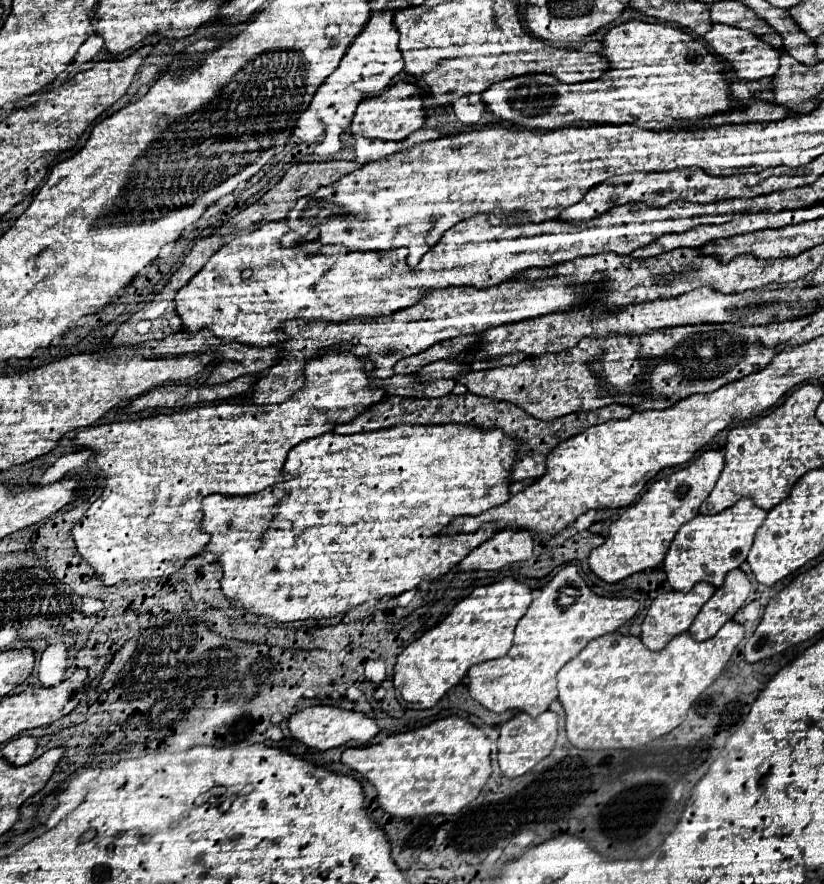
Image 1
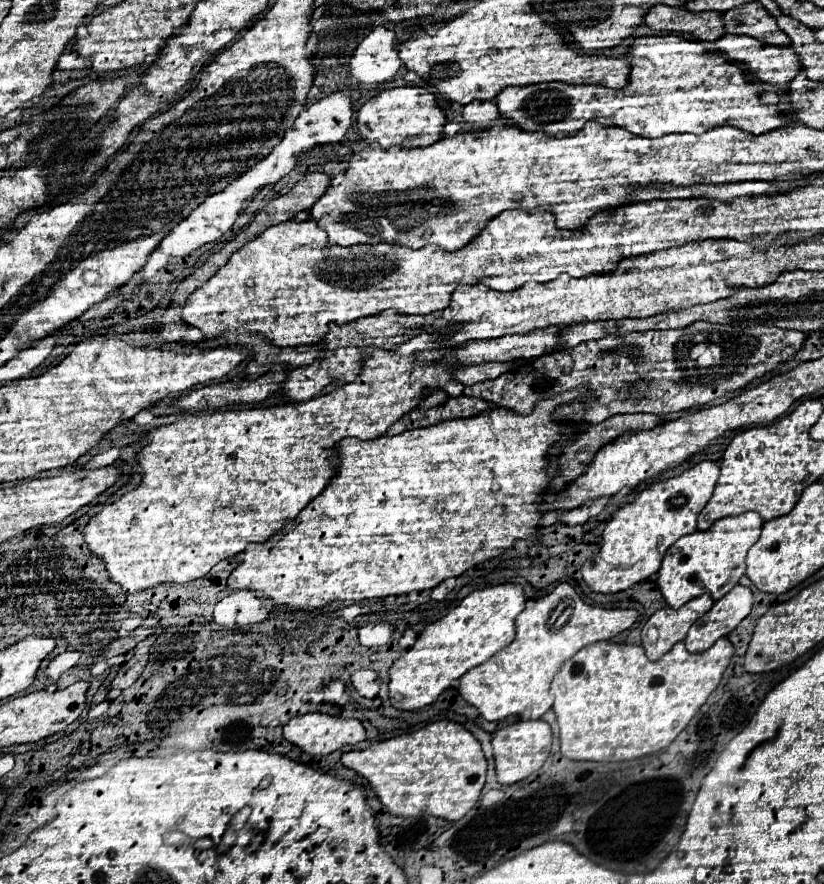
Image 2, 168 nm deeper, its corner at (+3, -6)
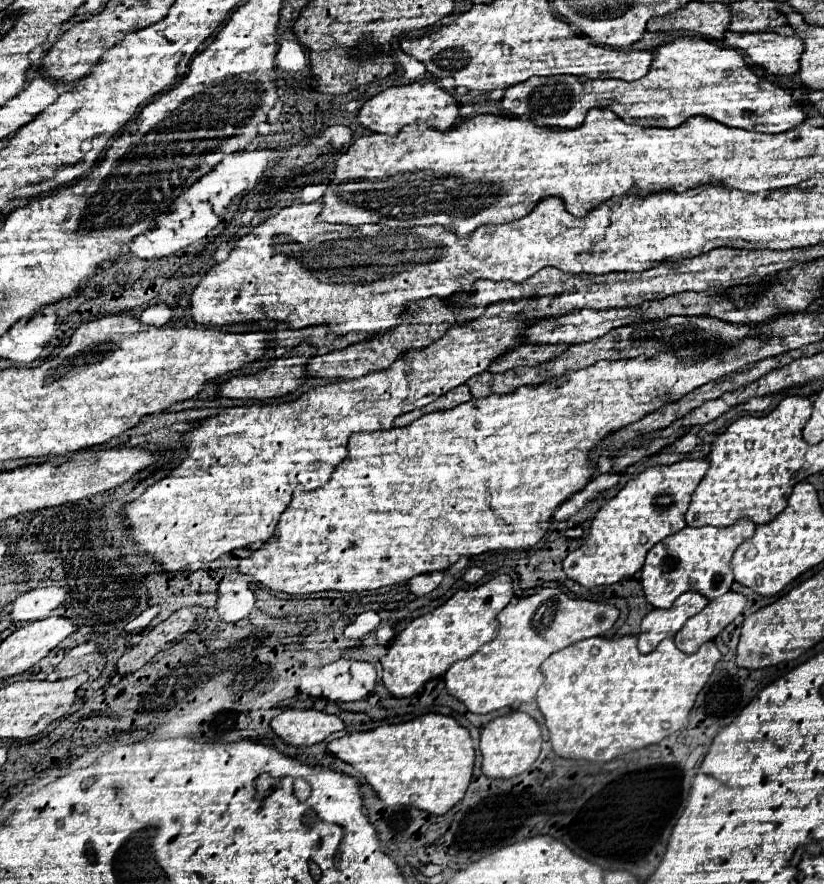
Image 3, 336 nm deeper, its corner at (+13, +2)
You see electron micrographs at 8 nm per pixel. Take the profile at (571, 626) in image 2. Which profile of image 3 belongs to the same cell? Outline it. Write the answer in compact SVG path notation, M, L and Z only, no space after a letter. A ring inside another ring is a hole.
M542 588L540 592L514 598L502 614L498 614L498 636L480 646L476 654L454 662L444 674L446 690L474 714L488 714L492 710L514 706L516 702L530 702L542 684L542 662L574 642L602 636L618 620L618 608L592 600L568 598L558 588Z

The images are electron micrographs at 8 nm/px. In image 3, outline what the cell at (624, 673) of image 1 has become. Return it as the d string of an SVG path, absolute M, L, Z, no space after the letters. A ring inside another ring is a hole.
M624 636L616 640L588 638L552 654L542 664L544 684L536 694L536 702L546 720L554 752L568 760L610 762L632 750L662 742L666 736L684 726L698 692L708 682L718 660L720 650L714 642L706 642L696 654L686 656L674 646L672 638L666 638L654 652L640 654L636 636Z

